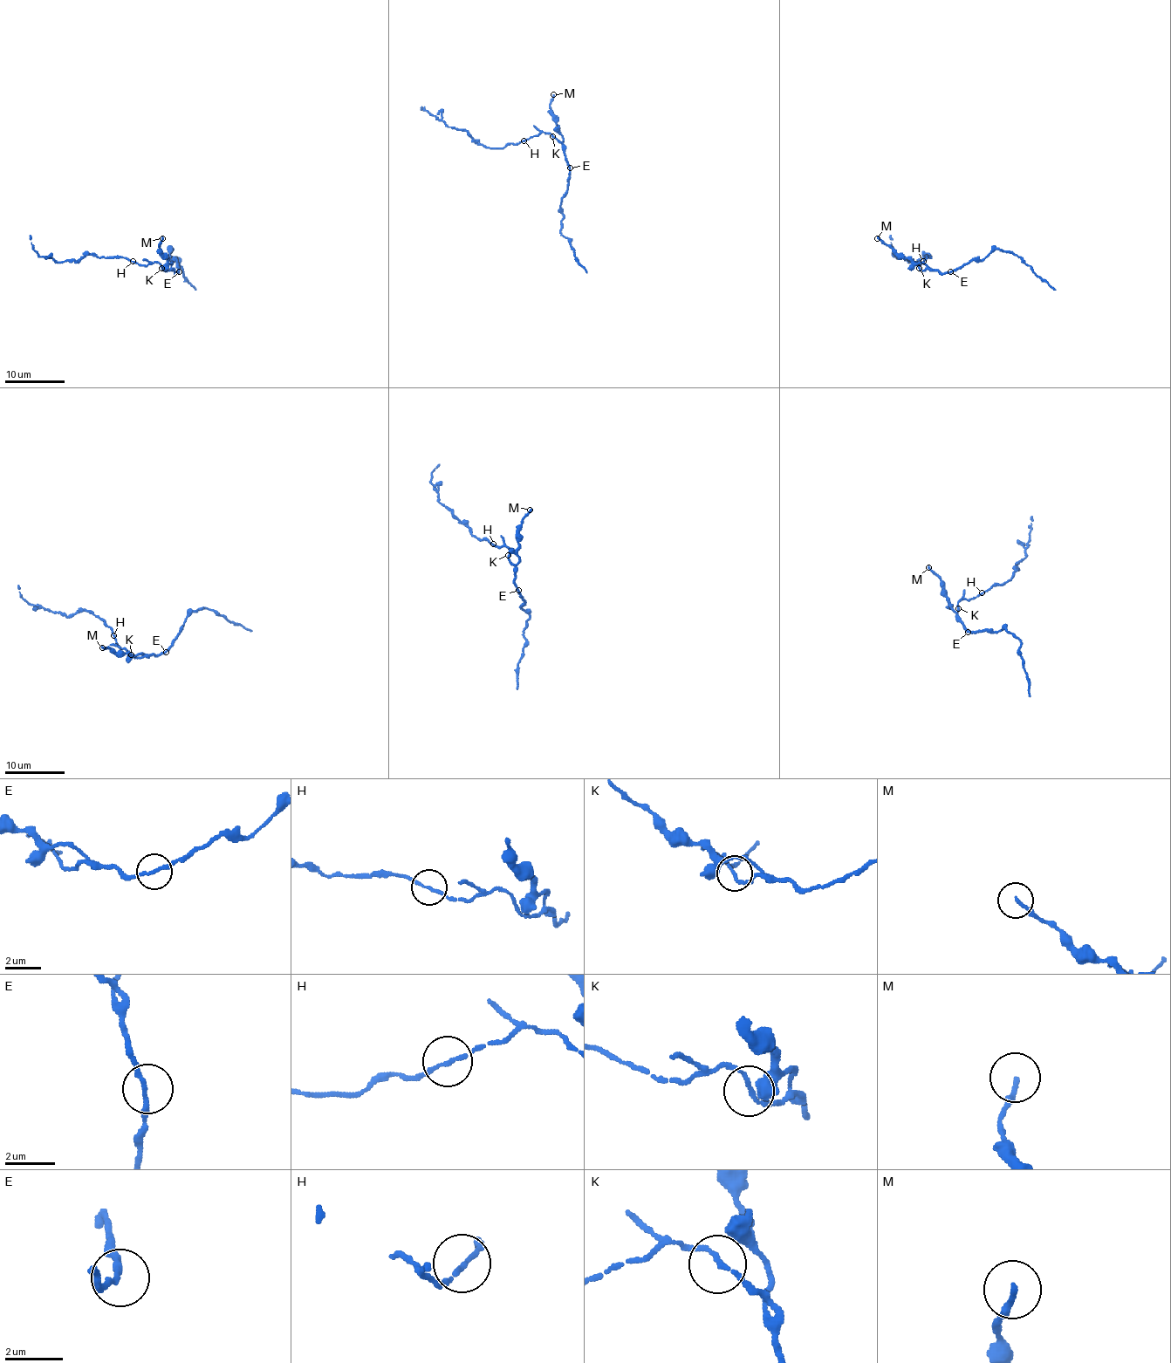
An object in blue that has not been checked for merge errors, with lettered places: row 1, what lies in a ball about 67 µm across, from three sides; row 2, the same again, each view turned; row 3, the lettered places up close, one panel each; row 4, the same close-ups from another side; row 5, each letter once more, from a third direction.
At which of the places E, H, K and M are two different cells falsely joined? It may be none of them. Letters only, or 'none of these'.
H

